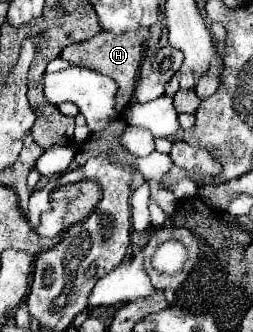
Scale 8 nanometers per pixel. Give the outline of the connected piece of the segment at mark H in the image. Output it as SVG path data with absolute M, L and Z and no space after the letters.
M137 29L137 31L127 31L125 35L113 35L111 31L101 31L95 37L81 41L81 43L73 43L69 47L65 47L61 51L61 59L69 61L71 65L85 65L93 71L99 71L107 77L111 77L119 89L117 89L117 103L115 103L115 111L121 113L125 109L125 105L131 101L133 89L135 89L135 81L137 81L137 69L141 65L143 59L143 45L149 37L149 29Z

